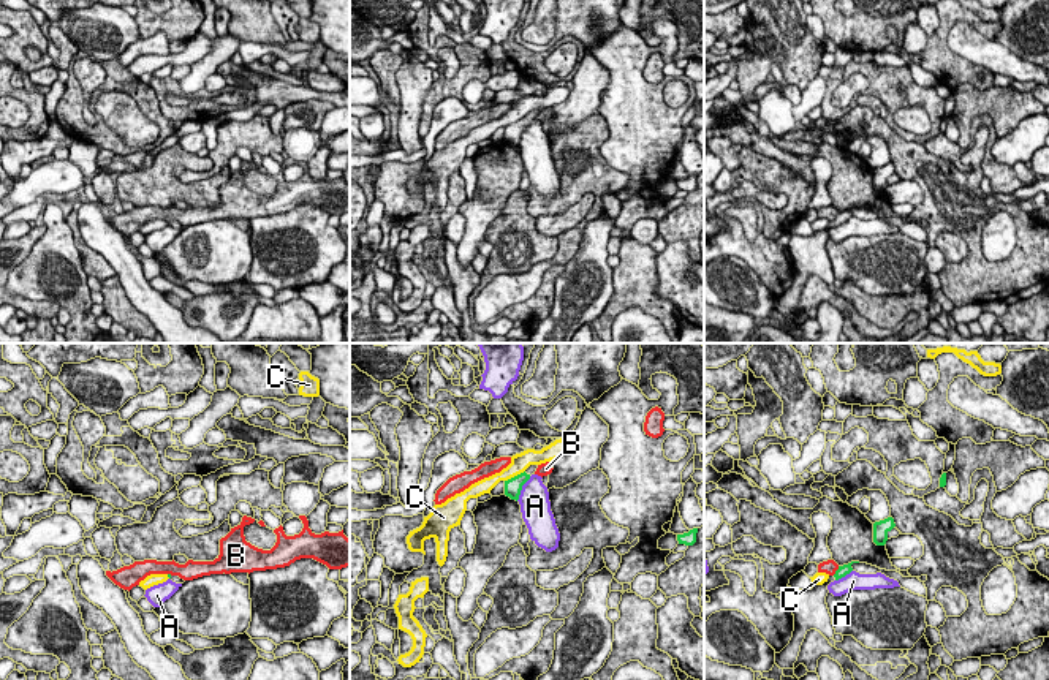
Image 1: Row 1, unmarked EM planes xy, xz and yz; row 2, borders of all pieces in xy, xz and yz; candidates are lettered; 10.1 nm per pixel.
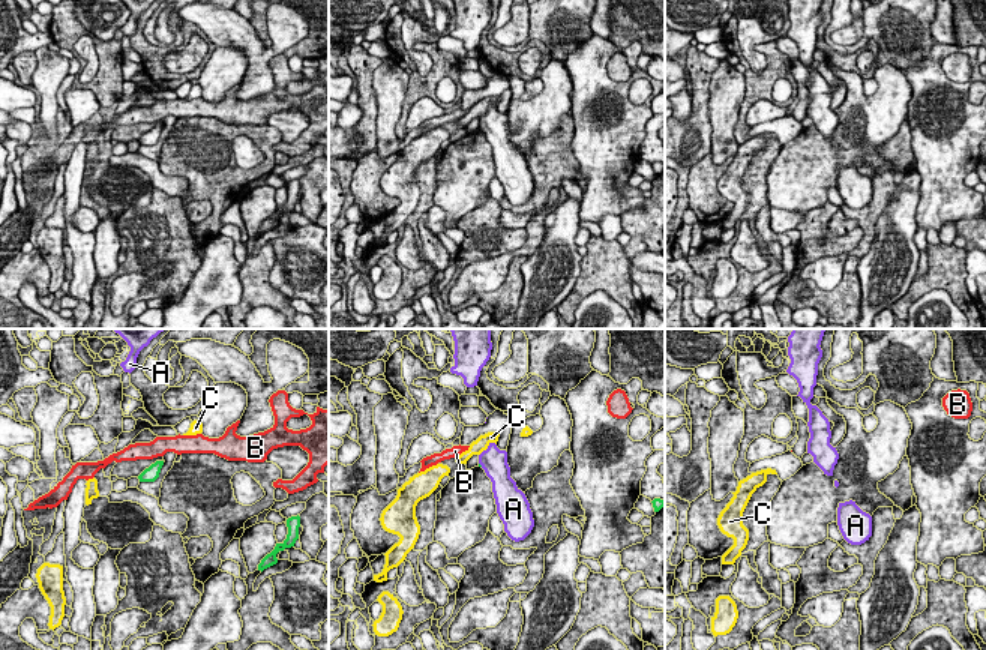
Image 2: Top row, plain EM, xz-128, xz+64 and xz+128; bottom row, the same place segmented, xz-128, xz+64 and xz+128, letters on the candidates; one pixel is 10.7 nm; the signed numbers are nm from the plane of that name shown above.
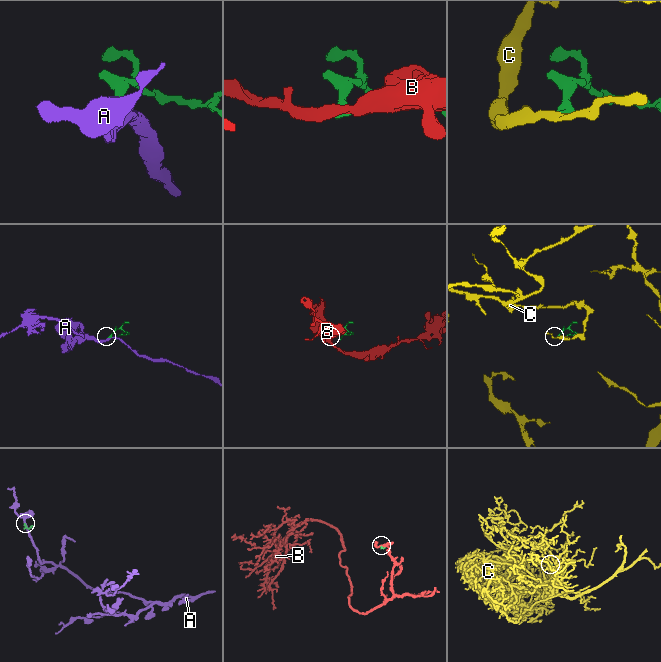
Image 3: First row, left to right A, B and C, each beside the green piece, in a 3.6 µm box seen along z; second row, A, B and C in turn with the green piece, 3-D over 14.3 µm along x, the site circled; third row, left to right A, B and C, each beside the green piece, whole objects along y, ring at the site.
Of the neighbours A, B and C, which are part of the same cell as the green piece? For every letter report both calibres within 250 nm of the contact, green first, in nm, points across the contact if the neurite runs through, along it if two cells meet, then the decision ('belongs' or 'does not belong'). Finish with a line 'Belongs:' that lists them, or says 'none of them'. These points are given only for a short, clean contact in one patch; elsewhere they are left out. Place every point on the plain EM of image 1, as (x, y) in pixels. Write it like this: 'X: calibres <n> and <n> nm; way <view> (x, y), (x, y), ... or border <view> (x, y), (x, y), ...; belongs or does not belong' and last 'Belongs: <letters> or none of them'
A: calibres 170 and 320 nm; border xz (530, 122), (516, 146); does not belong
B: calibres 120 and 140 nm; border yz (839, 212), (833, 220); does not belong
C: calibres 170 and 190 nm; border xz (524, 116), (505, 127); does not belong
Belongs: none of them

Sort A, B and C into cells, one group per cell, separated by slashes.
A / B / C

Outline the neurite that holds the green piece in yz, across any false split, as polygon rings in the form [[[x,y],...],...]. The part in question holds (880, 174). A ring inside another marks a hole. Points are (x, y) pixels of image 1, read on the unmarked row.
[[[888,163],[884,166],[873,169],[873,188],[877,191],[884,191],[888,187],[888,179],[896,172],[894,164]]]

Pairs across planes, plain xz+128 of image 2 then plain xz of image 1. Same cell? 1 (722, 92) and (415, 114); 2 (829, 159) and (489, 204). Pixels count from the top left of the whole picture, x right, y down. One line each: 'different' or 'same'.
1: same
2: same

